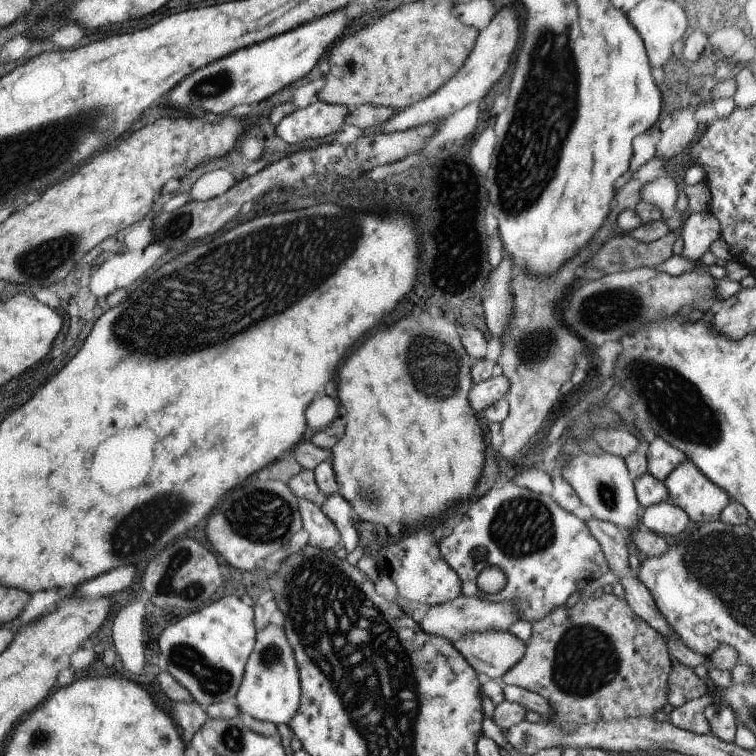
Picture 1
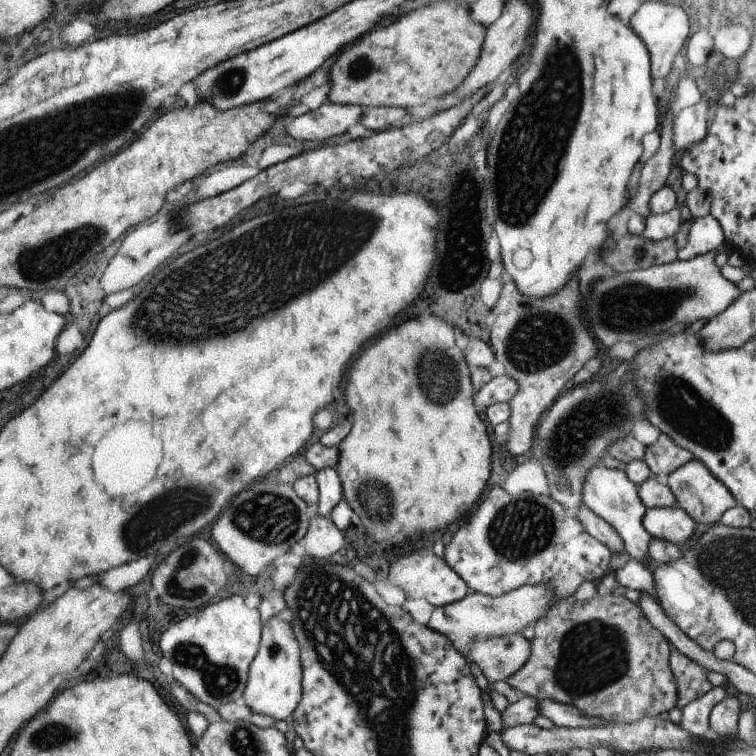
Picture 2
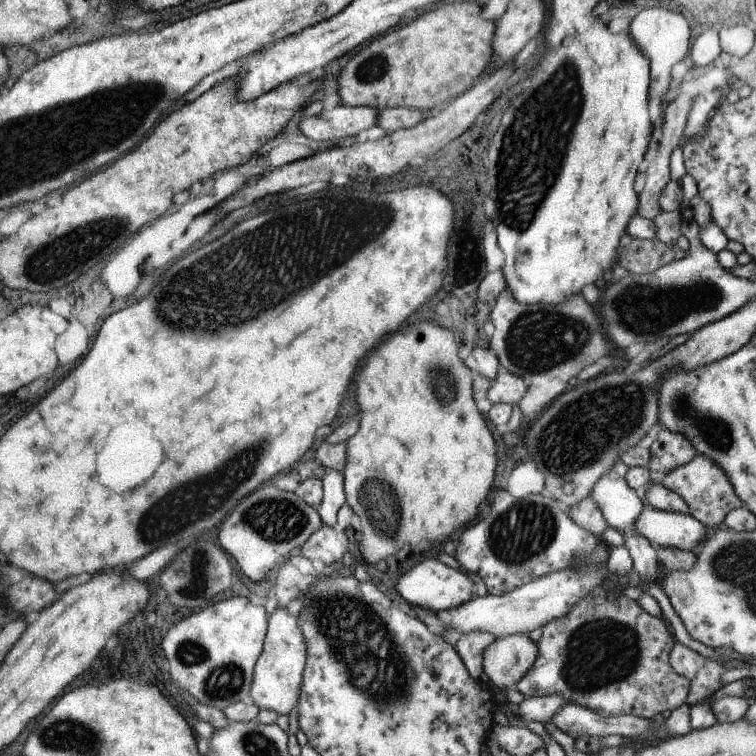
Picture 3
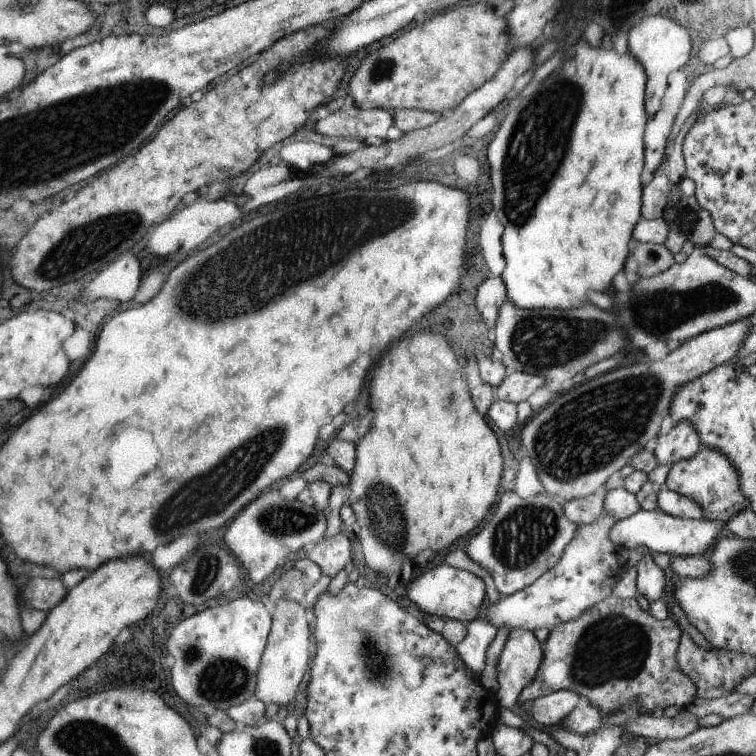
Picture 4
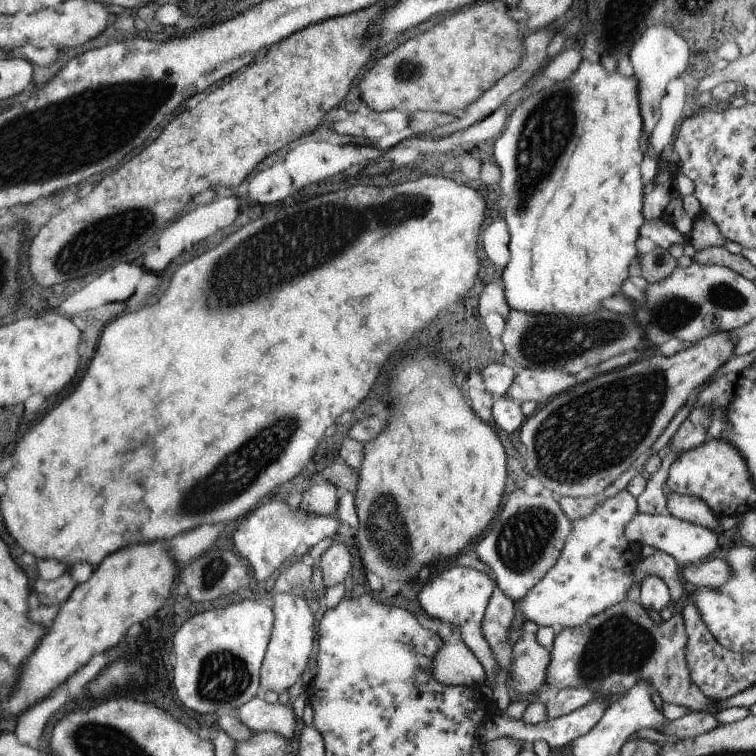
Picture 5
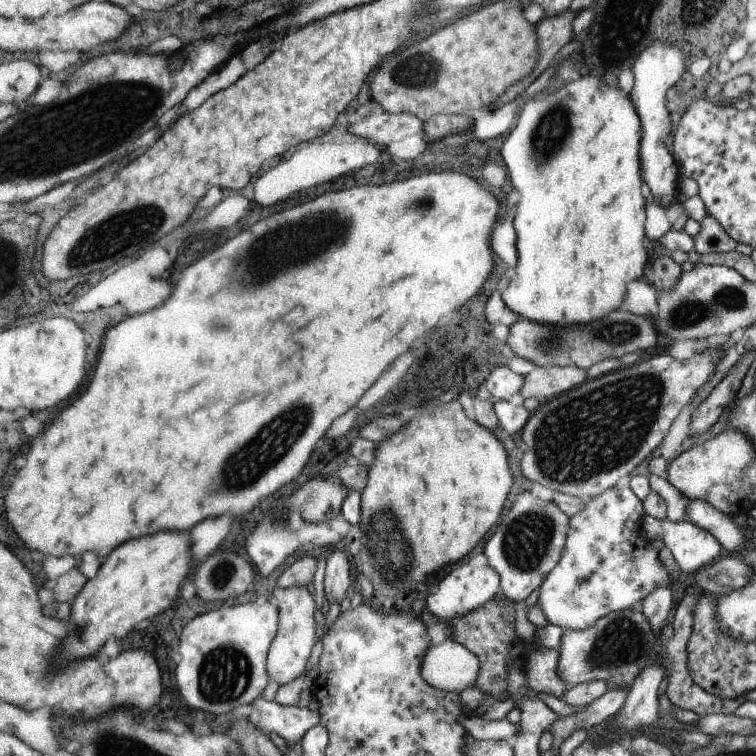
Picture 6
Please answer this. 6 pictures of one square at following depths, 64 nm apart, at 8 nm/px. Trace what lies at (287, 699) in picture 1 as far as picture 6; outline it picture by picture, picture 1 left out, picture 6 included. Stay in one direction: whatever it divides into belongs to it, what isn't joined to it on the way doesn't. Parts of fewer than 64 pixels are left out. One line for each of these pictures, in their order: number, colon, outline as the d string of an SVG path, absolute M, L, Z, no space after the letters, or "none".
2: M269 618L261 628L261 642L249 664L241 702L251 710L251 714L263 714L275 722L287 720L301 702L301 680L299 646L293 638L291 626L287 622L279 622L277 618Z
3: M275 610L271 616L267 616L267 634L263 642L263 650L253 666L253 680L249 688L249 698L259 712L269 710L277 716L287 716L301 696L301 684L303 684L303 670L305 670L305 642L299 630L299 616L289 616L285 610Z
4: M277 600L277 604L271 608L271 632L267 636L267 644L263 648L259 668L257 668L257 680L255 680L255 694L253 698L261 702L263 706L277 706L287 708L295 694L299 692L299 686L303 684L303 676L309 670L309 622L305 616L305 610L297 602Z
5: M273 594L273 628L271 638L265 650L265 658L261 662L259 672L259 690L257 696L265 696L267 692L287 694L287 690L301 680L301 674L309 662L309 654L313 648L313 616L305 604L305 596L293 596L293 594Z
6: M309 586L305 588L273 588L273 596L277 600L277 614L279 614L279 622L277 622L277 632L273 636L273 642L267 650L267 660L265 660L265 670L267 670L267 678L269 682L277 682L279 688L293 682L295 678L305 674L305 662L309 658L309 652L315 644L315 602L313 592Z

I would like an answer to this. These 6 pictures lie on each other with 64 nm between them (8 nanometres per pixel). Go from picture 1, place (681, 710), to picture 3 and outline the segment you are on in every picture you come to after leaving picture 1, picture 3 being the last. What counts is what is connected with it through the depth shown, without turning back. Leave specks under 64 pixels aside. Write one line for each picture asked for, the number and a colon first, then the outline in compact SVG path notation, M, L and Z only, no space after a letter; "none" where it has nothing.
2: M731 684L711 688L699 700L693 700L685 708L681 708L681 718L679 718L677 726L681 726L687 734L691 734L695 738L707 738L707 734L711 734L711 730L709 730L709 714L713 710L713 706L719 704L725 696L731 696L731 692L733 692Z
3: M735 680L727 686L721 686L709 698L705 698L701 702L695 702L693 706L689 706L689 724L691 724L689 732L707 730L707 728L717 724L717 718L711 712L711 704L721 700L721 698L749 698L751 700L751 692L747 690L747 684L743 680Z

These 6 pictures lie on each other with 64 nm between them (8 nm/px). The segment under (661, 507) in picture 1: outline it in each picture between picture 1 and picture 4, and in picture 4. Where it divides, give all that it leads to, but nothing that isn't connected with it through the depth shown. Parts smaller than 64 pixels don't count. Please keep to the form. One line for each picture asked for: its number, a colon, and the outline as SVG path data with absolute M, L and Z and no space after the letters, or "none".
2: M673 506L673 508L647 508L641 524L651 534L651 538L665 540L671 544L687 542L699 530L699 526L689 518L689 514L677 506Z
3: M643 506L635 526L653 548L677 548L685 554L691 546L697 546L709 534L709 528L689 514L655 510L651 506Z
4: M639 510L637 514L629 516L627 520L615 522L607 538L623 550L633 550L637 546L647 548L651 554L667 554L667 556L701 556L701 552L709 550L715 544L715 538L721 534L725 524L719 522L705 522L705 520L687 520L665 514L661 510Z

